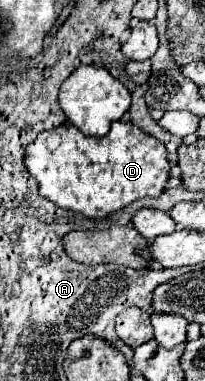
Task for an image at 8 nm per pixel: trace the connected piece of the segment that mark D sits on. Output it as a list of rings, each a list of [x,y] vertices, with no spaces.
[[[114,121],[110,131],[104,137],[88,137],[78,131],[74,125],[60,125],[52,131],[44,131],[36,137],[34,143],[26,147],[24,163],[30,175],[38,181],[42,197],[54,201],[62,209],[70,209],[82,213],[88,219],[104,219],[112,211],[118,211],[142,197],[158,197],[168,181],[170,163],[166,159],[164,145],[152,135],[144,133],[132,123]]]

